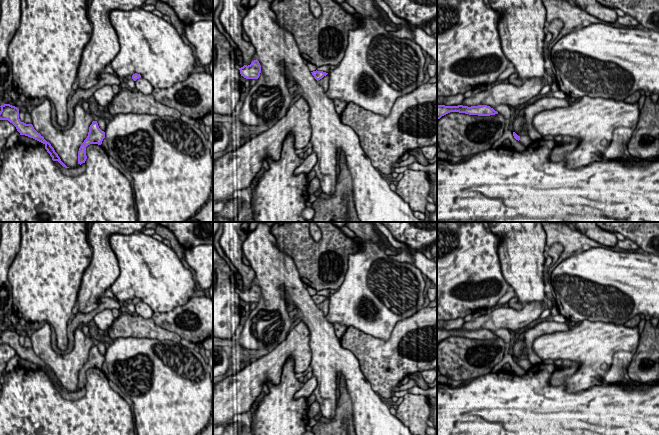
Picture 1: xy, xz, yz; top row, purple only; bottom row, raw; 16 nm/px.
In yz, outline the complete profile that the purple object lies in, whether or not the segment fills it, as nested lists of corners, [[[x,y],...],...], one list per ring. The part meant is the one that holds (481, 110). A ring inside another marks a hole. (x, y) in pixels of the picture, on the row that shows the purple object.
[[[437,105],[437,119],[440,119],[442,116],[450,113],[450,112],[459,112],[465,113],[469,115],[478,115],[478,116],[490,116],[498,114],[493,108],[487,105],[478,105],[478,106],[445,106],[445,105]]]

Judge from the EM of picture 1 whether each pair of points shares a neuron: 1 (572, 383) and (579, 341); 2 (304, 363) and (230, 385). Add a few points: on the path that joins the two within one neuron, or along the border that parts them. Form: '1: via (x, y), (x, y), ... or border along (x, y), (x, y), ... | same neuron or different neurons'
1: via (582, 373), (584, 371), (584, 351) | same neuron
2: via (286, 354), (281, 354), (248, 382) | same neuron

